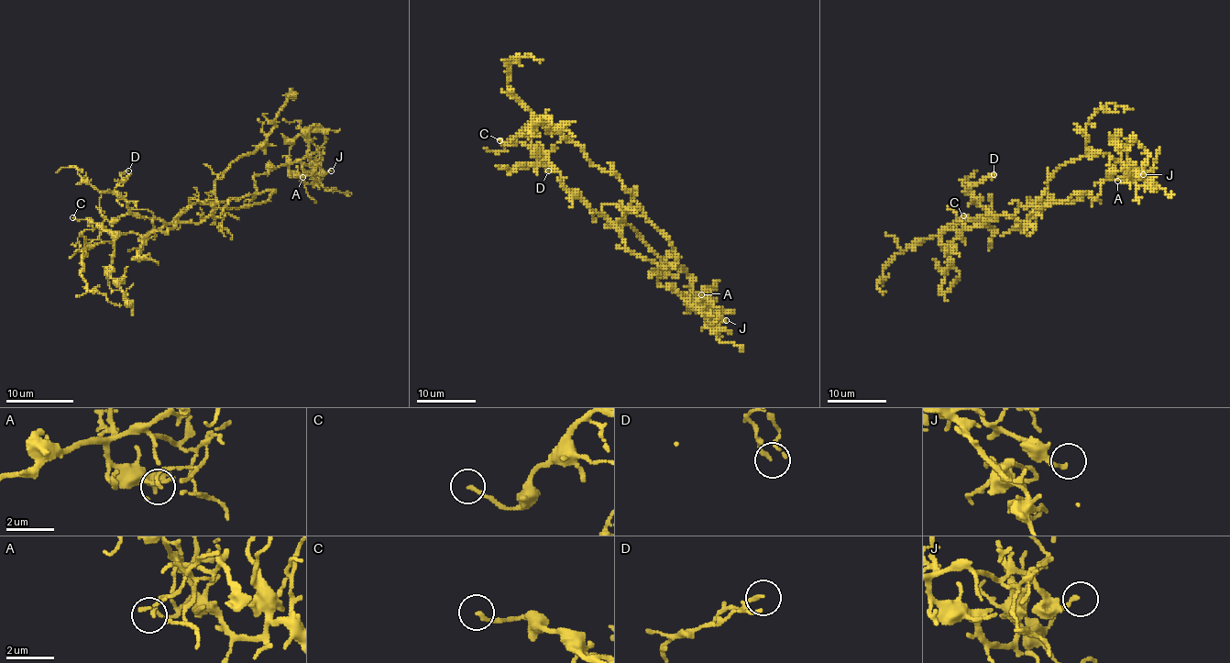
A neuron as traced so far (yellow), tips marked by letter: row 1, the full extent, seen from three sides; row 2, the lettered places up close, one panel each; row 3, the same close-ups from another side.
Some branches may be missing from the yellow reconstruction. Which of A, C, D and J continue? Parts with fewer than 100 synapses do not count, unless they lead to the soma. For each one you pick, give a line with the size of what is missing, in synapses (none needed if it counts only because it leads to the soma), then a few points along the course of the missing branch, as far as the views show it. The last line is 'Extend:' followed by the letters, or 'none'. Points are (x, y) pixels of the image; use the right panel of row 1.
Extend: none

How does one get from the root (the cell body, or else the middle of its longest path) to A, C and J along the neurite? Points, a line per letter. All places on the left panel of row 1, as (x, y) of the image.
A: (270, 196), (274, 191), (258, 193), (254, 197), (256, 176), (294, 162), (316, 169), (304, 172), (302, 177)
C: (270, 196), (260, 203), (225, 207), (217, 217), (179, 223), (143, 237), (104, 231), (72, 217)
J: (270, 196), (274, 191), (258, 193), (254, 197), (256, 176), (294, 162), (316, 164), (326, 172), (331, 171)

